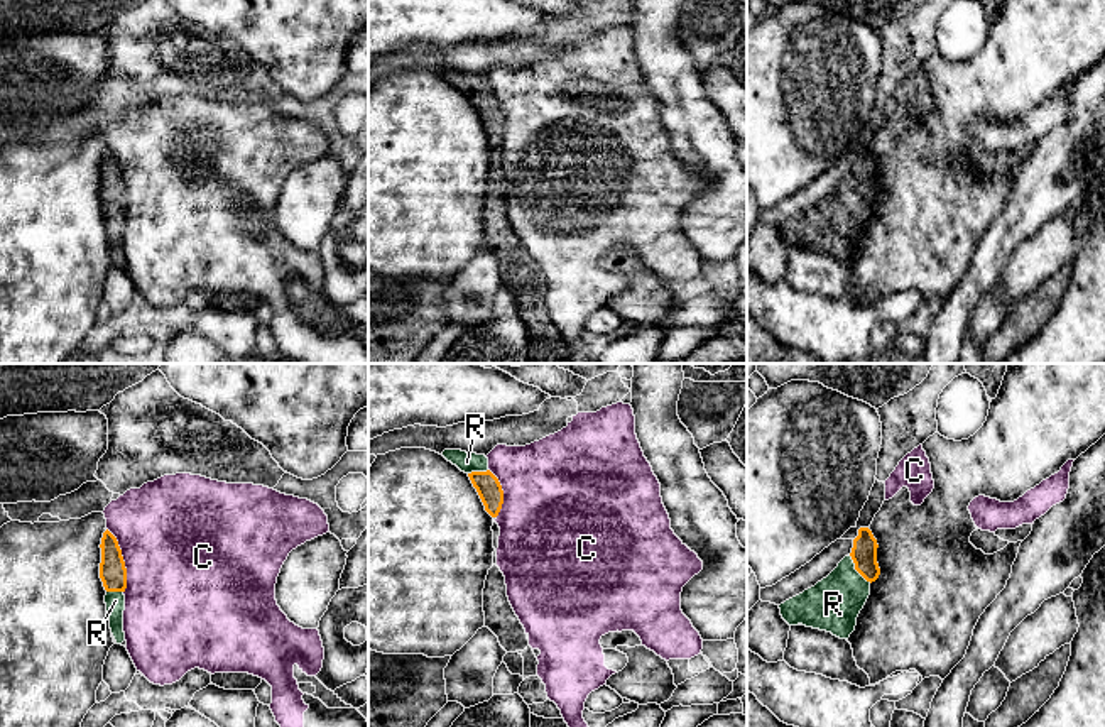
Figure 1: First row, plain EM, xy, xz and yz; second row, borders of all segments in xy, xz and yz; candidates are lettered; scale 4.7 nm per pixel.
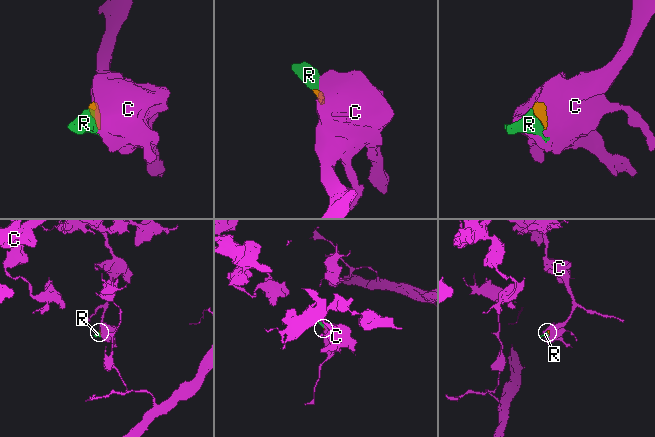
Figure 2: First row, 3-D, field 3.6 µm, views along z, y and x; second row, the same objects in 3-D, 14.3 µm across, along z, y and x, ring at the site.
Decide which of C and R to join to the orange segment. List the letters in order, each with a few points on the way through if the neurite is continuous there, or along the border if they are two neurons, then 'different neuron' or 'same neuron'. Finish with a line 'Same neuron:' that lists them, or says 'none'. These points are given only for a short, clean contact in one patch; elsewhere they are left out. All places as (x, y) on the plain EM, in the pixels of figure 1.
C: different neuron
R: across yz (864, 174), (857, 191), (833, 225) | same neuron
Same neuron: R

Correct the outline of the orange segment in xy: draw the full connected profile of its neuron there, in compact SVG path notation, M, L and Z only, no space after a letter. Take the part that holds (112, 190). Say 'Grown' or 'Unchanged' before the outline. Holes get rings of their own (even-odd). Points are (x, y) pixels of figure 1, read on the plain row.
Grown. M108 150L103 154L100 169L101 169L100 200L106 211L105 216L106 237L110 240L110 250L117 265L122 265L125 262L123 213L127 210L127 189L118 162Z

